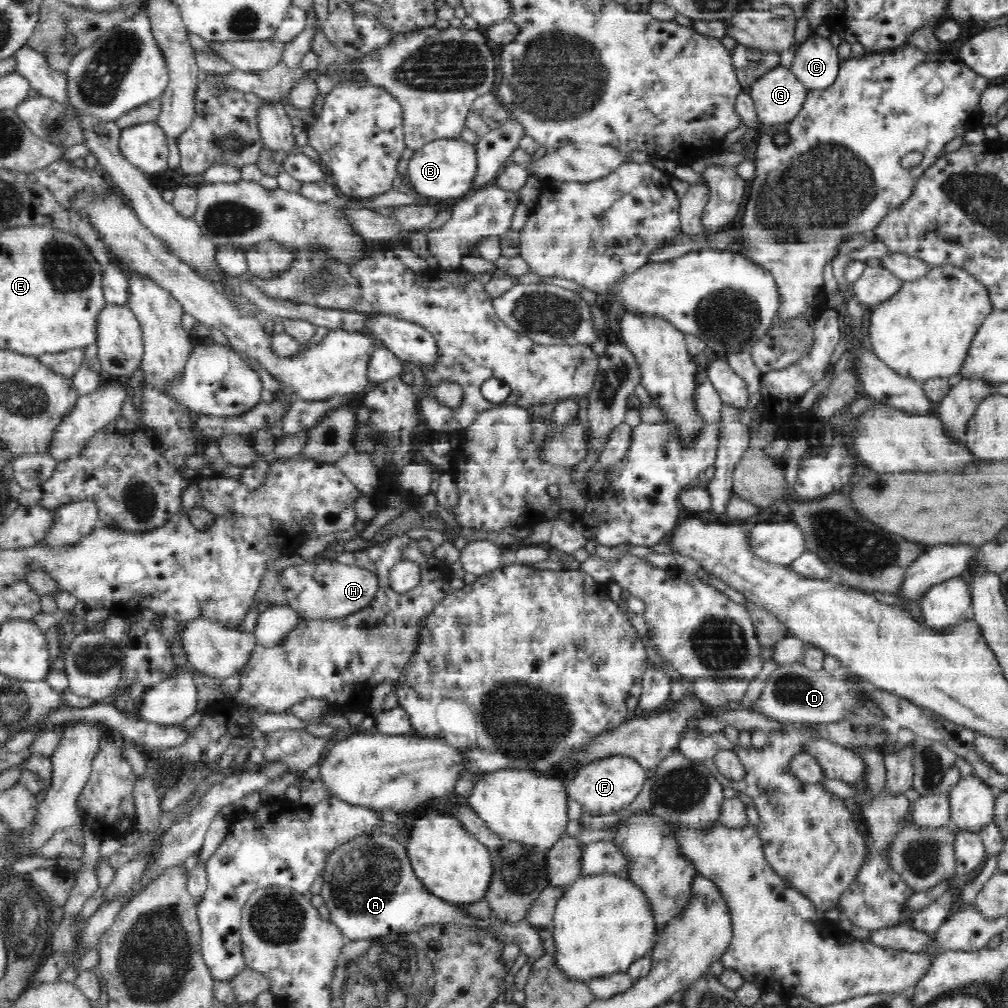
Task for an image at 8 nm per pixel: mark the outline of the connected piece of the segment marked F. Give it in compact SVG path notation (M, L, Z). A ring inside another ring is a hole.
M613 756L580 767L566 787L568 796L580 804L583 813L604 816L620 809L626 812L629 804L638 798L646 779L644 769L636 761L628 757Z

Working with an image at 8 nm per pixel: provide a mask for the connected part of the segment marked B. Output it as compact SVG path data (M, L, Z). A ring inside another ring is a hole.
M460 137L452 140L438 140L416 151L409 160L409 182L418 195L436 202L446 198L460 201L476 191L478 180L478 152L476 146Z

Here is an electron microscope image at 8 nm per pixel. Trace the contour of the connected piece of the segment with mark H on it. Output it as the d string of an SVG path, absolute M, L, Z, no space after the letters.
M323 560L320 563L303 562L296 566L288 566L279 574L279 581L287 597L286 605L297 613L300 620L305 621L346 620L348 616L370 610L380 592L379 576L375 572L336 563L334 560Z

